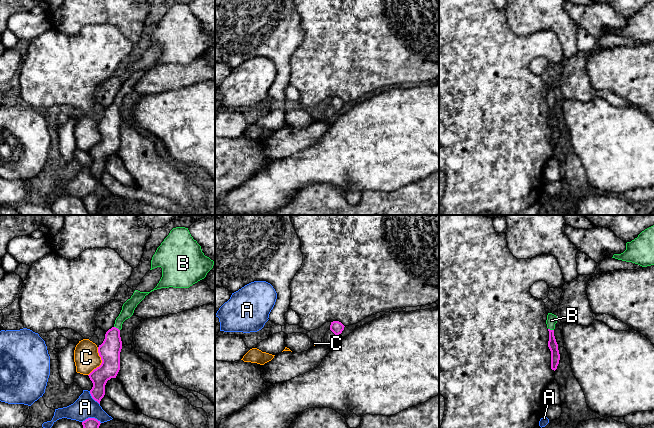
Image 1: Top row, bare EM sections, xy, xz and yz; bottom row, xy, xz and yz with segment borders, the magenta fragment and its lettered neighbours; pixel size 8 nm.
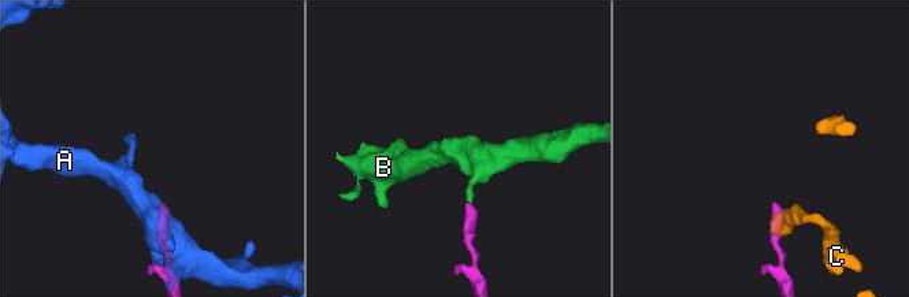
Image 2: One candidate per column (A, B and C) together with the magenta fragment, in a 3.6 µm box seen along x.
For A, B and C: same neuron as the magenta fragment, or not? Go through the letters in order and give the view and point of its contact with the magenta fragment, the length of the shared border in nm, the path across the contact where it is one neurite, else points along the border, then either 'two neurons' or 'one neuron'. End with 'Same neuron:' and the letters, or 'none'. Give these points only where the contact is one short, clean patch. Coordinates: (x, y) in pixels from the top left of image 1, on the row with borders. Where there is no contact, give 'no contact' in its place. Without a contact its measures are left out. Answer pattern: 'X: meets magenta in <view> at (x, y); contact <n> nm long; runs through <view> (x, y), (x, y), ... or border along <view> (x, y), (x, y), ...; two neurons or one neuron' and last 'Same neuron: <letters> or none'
A: meets magenta in xy at (91, 418); contact 150 nm long; two neurons
B: meets magenta in xy at (117, 328); contact 60 nm long; runs through xy (109, 351), (112, 336), (117, 328), (119, 320), (129, 306); one neuron
C: meets magenta in xy at (102, 362); contact 240 nm long; border along xy (98, 347), (101, 363), (88, 375); two neurons
Same neuron: B

